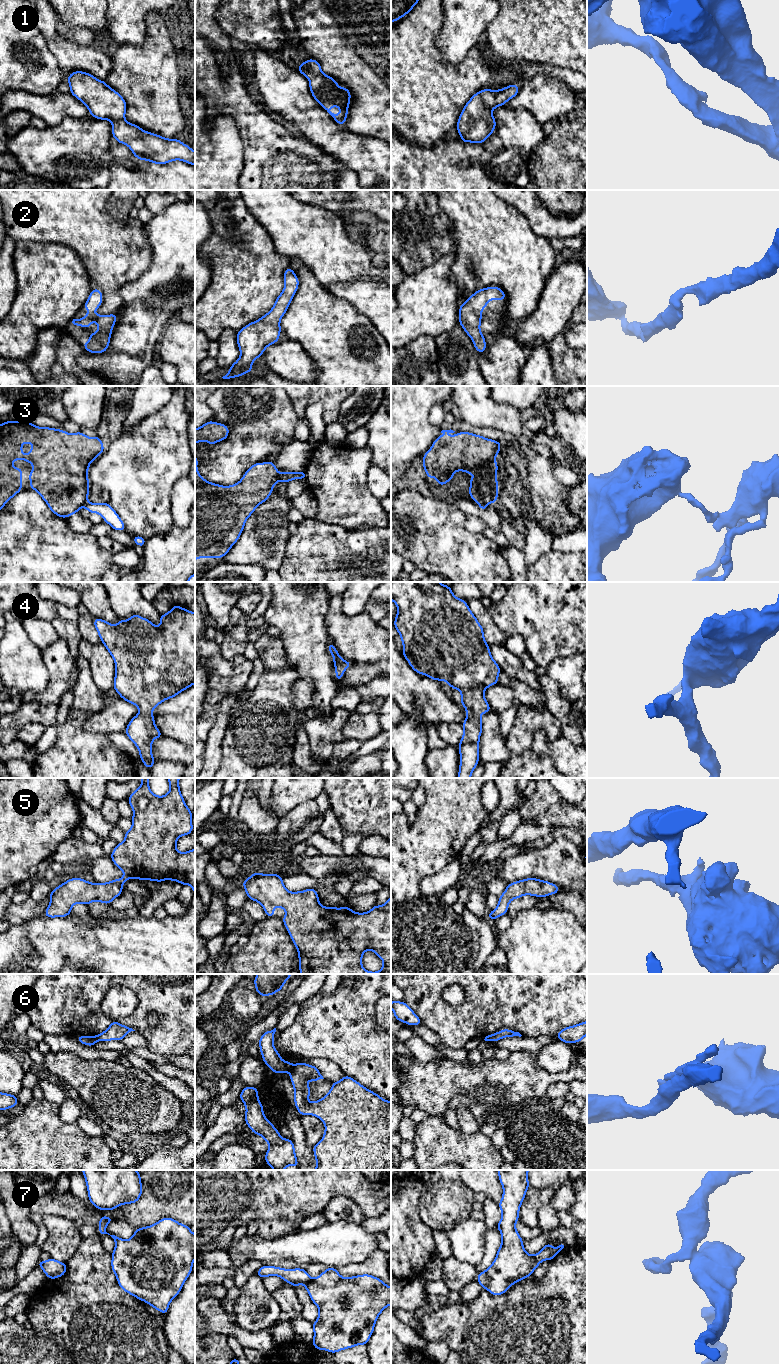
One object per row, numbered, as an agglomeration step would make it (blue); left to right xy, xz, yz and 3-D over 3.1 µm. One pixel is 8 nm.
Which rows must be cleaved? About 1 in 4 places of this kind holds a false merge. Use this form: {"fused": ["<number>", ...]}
{"fused": ["3", "6"]}

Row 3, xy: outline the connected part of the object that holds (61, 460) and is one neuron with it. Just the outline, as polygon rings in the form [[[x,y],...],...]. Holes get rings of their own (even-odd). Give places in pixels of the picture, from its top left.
[[[7,421],[0,424],[0,511],[4,505],[17,493],[22,490],[22,472],[21,468],[14,468],[14,460],[24,459],[31,463],[34,468],[30,471],[30,489],[37,491],[42,499],[47,503],[50,510],[61,518],[67,518],[72,514],[78,513],[79,509],[87,502],[89,495],[88,468],[91,462],[96,459],[105,450],[102,440],[96,436],[90,438],[81,431],[77,433],[67,433],[66,431],[38,427],[28,421]],[[32,443],[33,447],[25,456],[22,453],[22,444]]]

